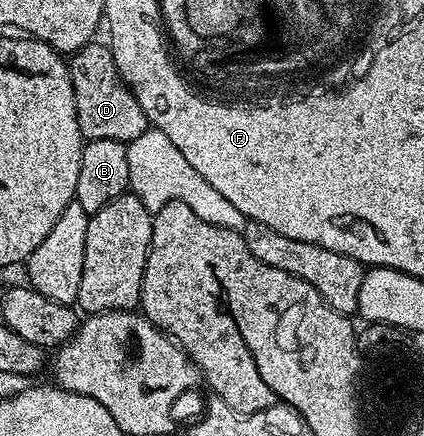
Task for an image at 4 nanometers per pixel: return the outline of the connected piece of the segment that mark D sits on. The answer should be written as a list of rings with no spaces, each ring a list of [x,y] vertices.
[[[98,43],[84,45],[68,60],[82,135],[86,140],[112,138],[123,142],[140,138],[140,134],[144,134],[148,127],[144,110],[140,110],[140,102],[136,102],[134,93],[122,81],[122,75],[116,70],[116,62],[109,47],[105,43]]]

